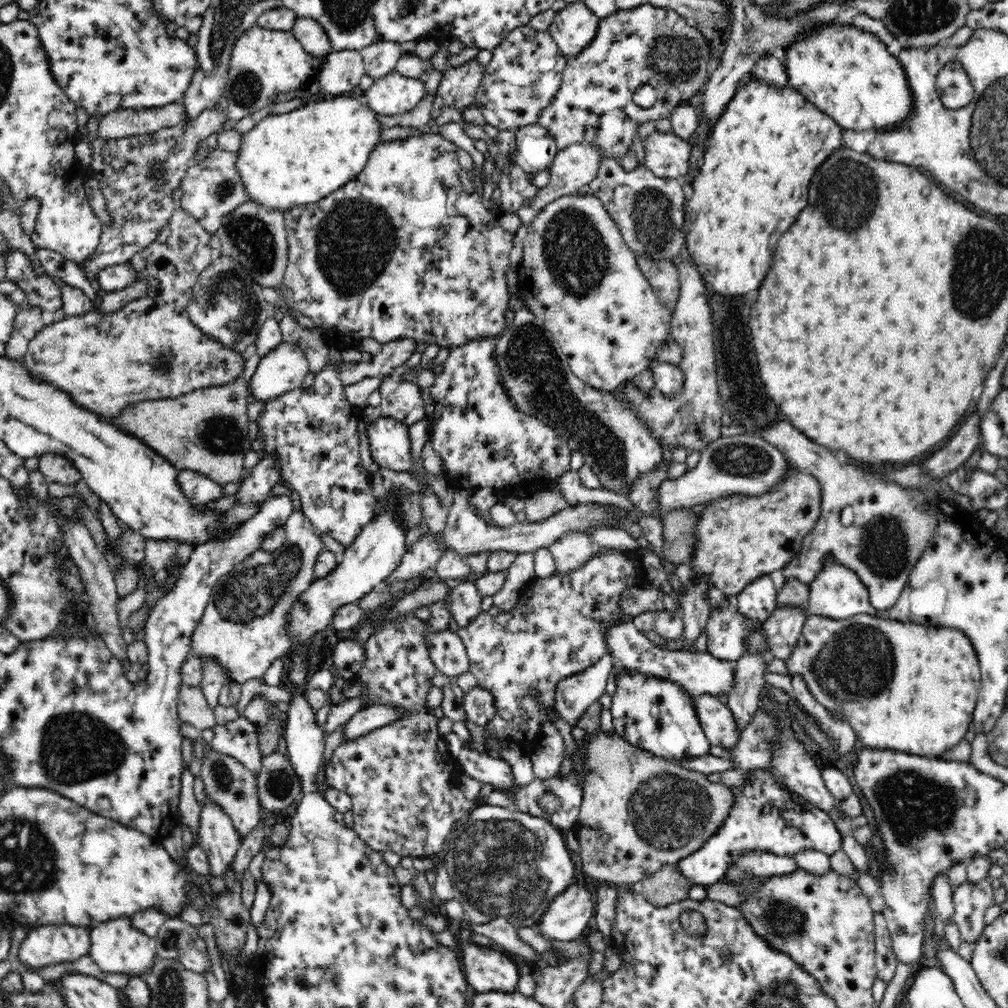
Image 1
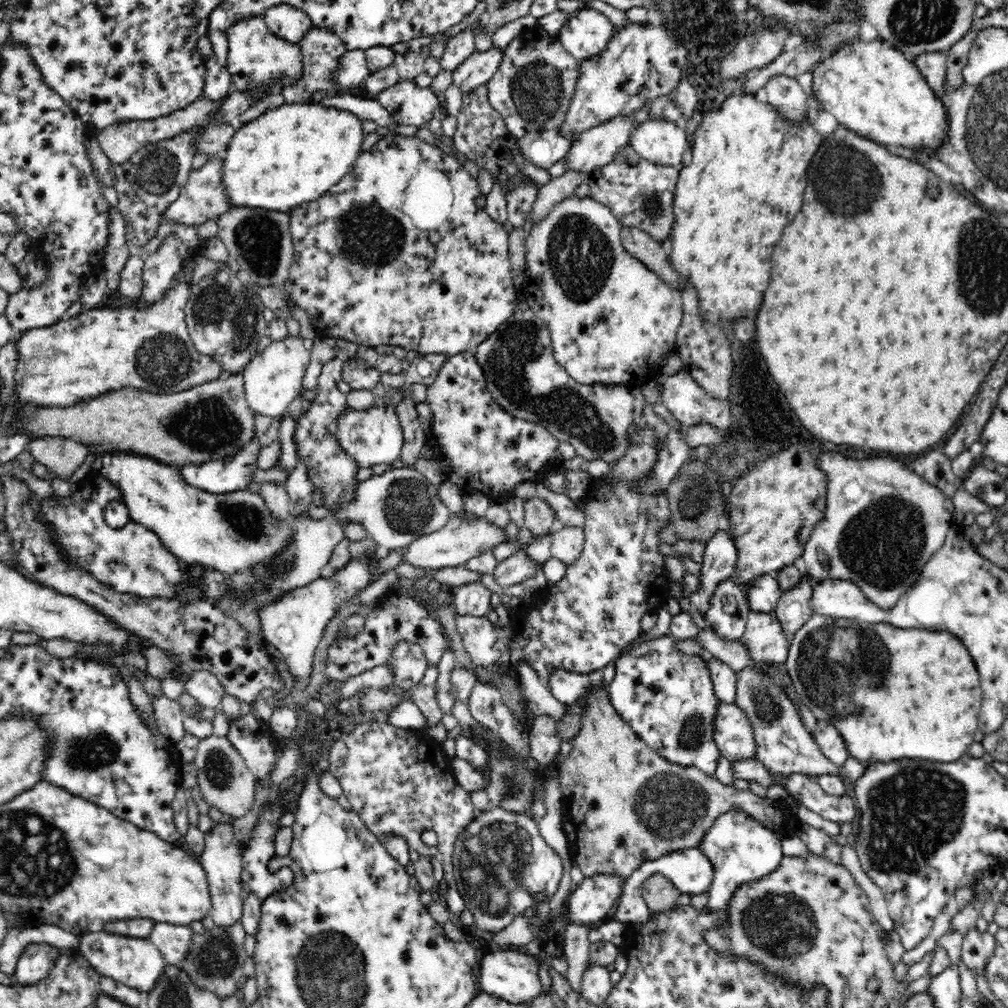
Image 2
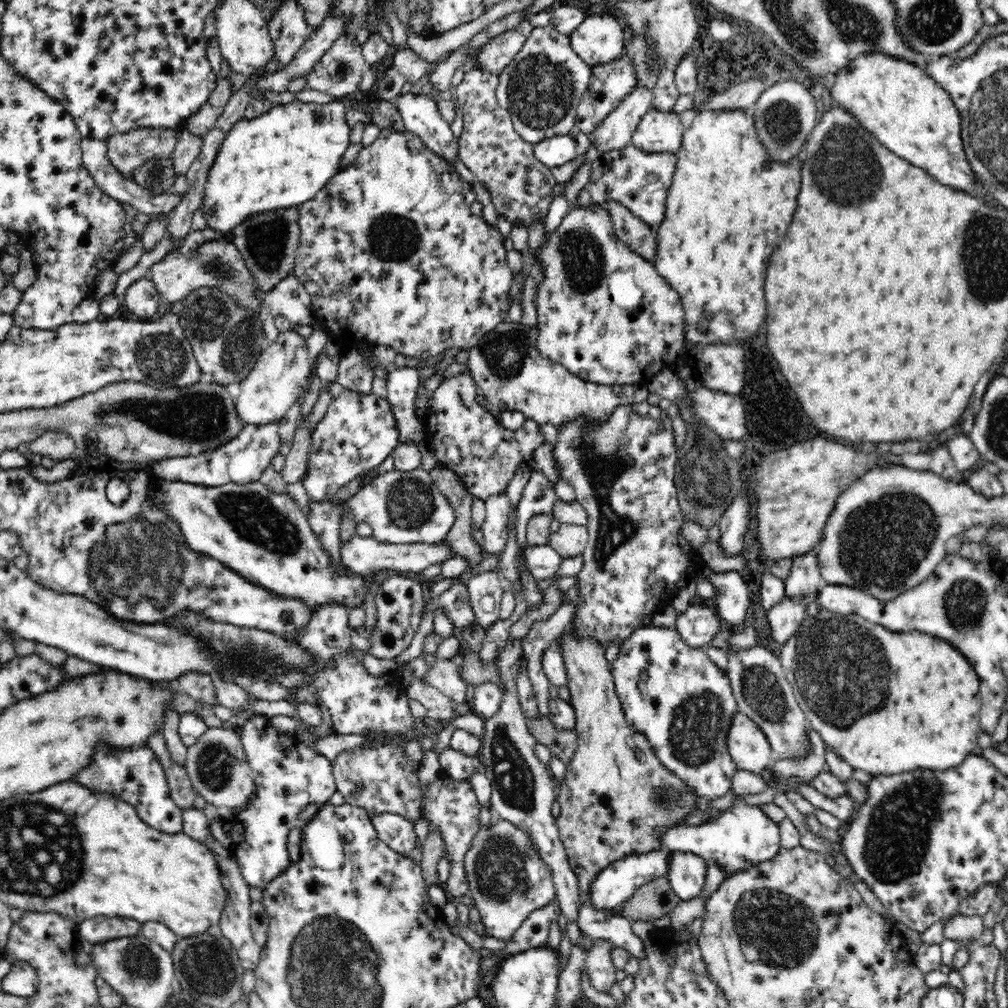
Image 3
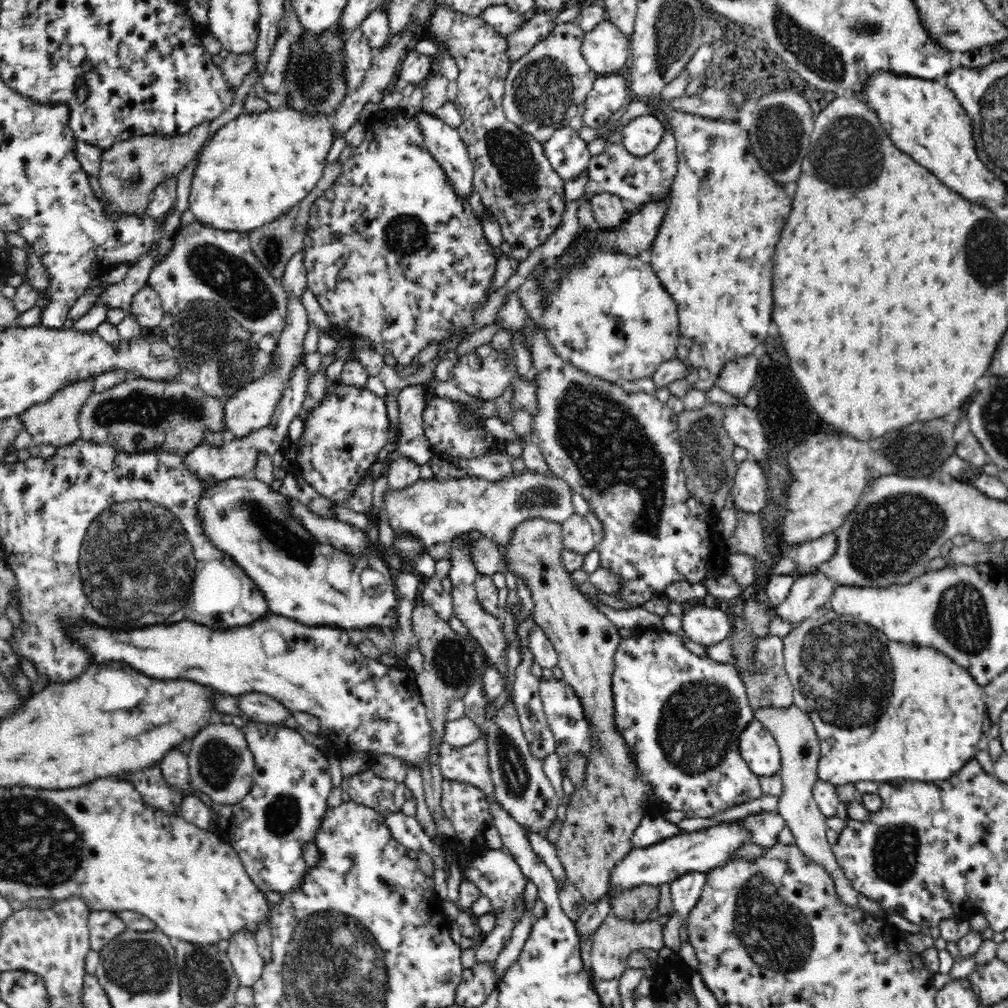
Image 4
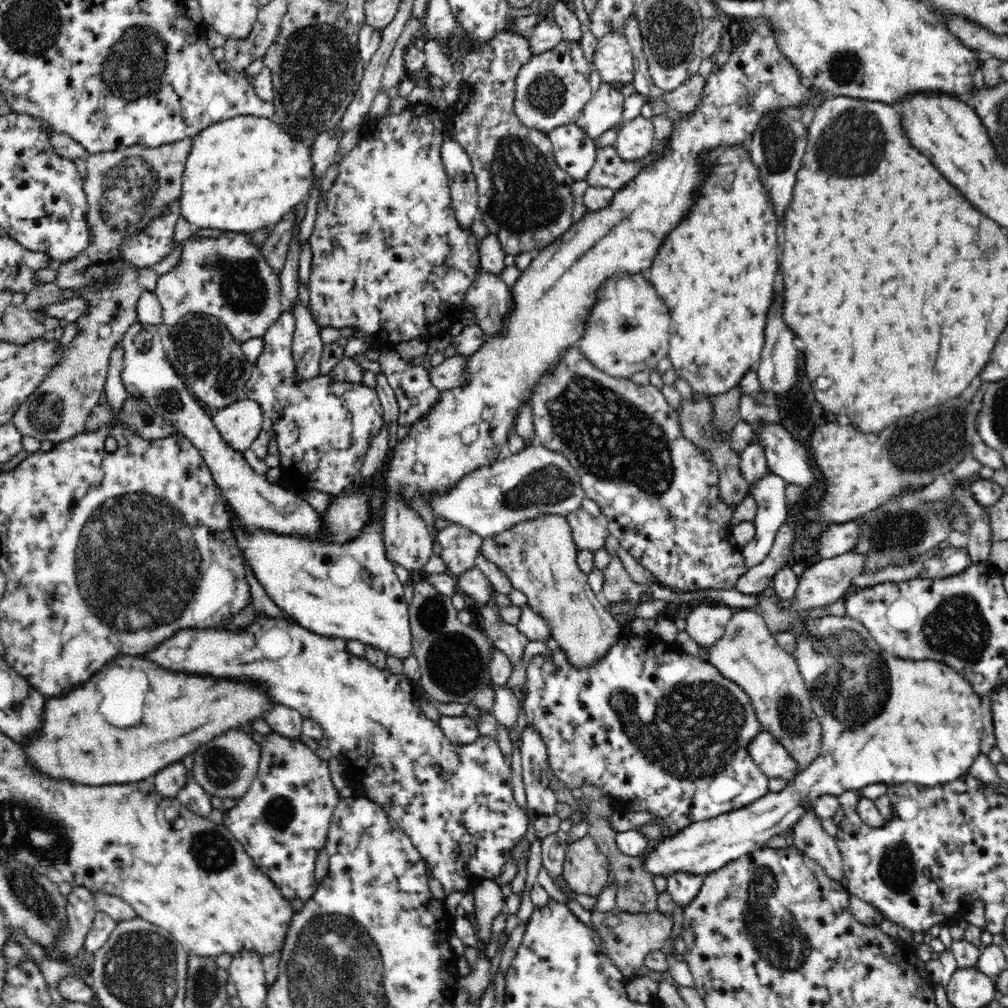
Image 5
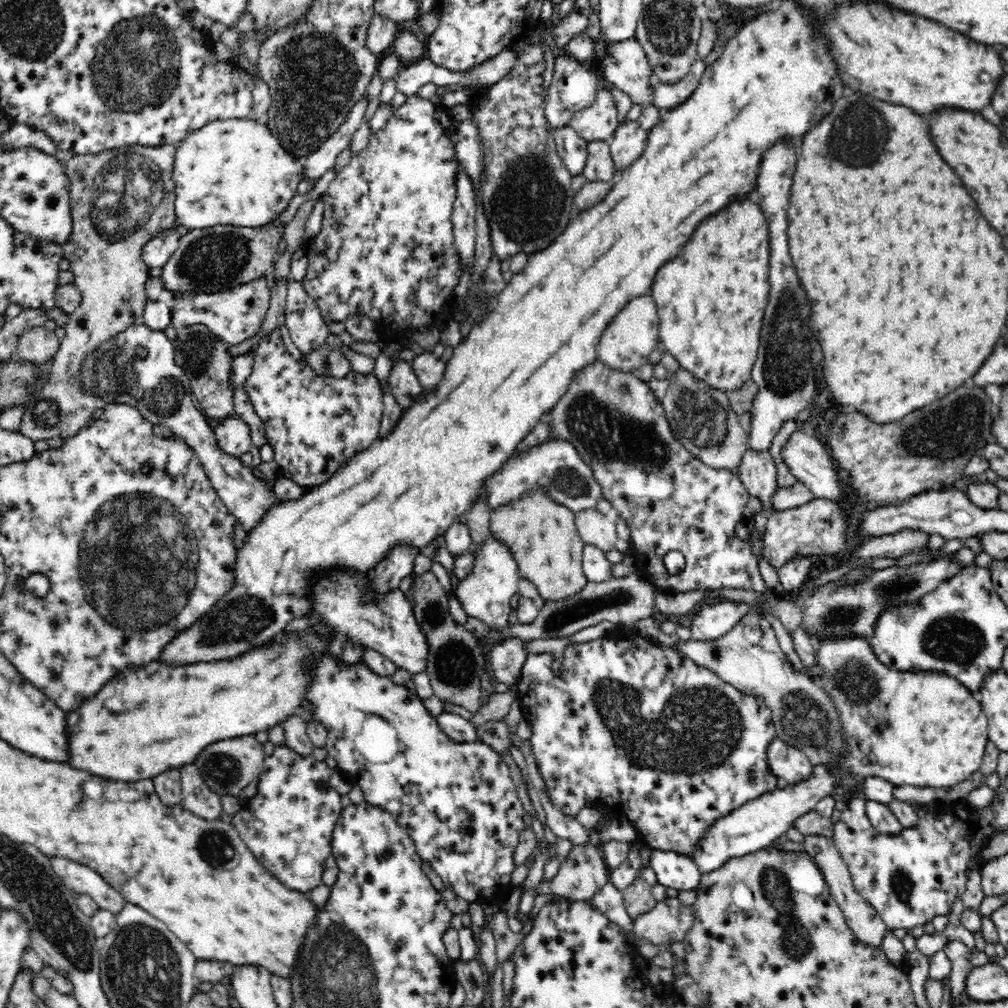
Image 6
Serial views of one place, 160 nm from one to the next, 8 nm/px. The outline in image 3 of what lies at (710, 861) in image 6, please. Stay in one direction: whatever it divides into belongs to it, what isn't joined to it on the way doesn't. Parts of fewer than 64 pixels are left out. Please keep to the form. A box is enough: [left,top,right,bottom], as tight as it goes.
[587,610,982,911]

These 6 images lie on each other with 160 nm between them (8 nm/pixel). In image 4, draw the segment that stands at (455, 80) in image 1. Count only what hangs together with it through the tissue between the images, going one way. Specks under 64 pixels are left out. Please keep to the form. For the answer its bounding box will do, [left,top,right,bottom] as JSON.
[508,11,558,61]

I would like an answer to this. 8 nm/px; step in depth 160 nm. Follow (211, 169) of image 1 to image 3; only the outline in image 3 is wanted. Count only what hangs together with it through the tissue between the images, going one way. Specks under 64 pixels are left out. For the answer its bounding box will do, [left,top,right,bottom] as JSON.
[81,139,182,216]

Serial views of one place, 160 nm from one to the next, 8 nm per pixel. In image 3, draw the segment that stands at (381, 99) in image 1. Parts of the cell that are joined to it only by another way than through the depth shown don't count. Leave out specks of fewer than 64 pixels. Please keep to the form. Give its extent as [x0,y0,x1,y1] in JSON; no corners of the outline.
[393,94,460,166]

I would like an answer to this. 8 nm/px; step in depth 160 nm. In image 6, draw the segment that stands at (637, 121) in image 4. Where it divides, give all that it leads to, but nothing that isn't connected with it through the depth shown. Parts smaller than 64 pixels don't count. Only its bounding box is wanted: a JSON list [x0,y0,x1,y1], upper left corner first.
[609,121,647,180]

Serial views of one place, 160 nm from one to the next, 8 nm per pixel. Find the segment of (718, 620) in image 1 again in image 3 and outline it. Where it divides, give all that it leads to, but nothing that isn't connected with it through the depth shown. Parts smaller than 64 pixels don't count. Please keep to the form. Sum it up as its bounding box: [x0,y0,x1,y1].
[703,569,750,627]

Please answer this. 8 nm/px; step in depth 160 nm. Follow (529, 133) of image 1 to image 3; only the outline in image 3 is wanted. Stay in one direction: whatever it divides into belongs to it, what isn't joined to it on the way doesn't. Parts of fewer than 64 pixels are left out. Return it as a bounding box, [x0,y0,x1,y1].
[534,133,578,168]

